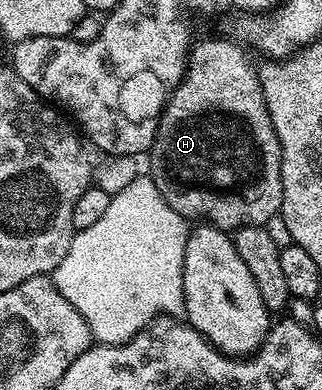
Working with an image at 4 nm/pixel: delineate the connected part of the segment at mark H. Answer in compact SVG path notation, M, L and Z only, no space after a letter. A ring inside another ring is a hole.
M227 38L193 43L186 73L169 91L170 99L158 118L158 126L153 127L154 143L148 151L148 175L159 188L160 196L183 218L198 218L194 220L233 232L241 226L260 226L269 223L269 218L279 217L282 209L282 145L268 116L255 63L250 63L245 54L247 51L237 41Z

